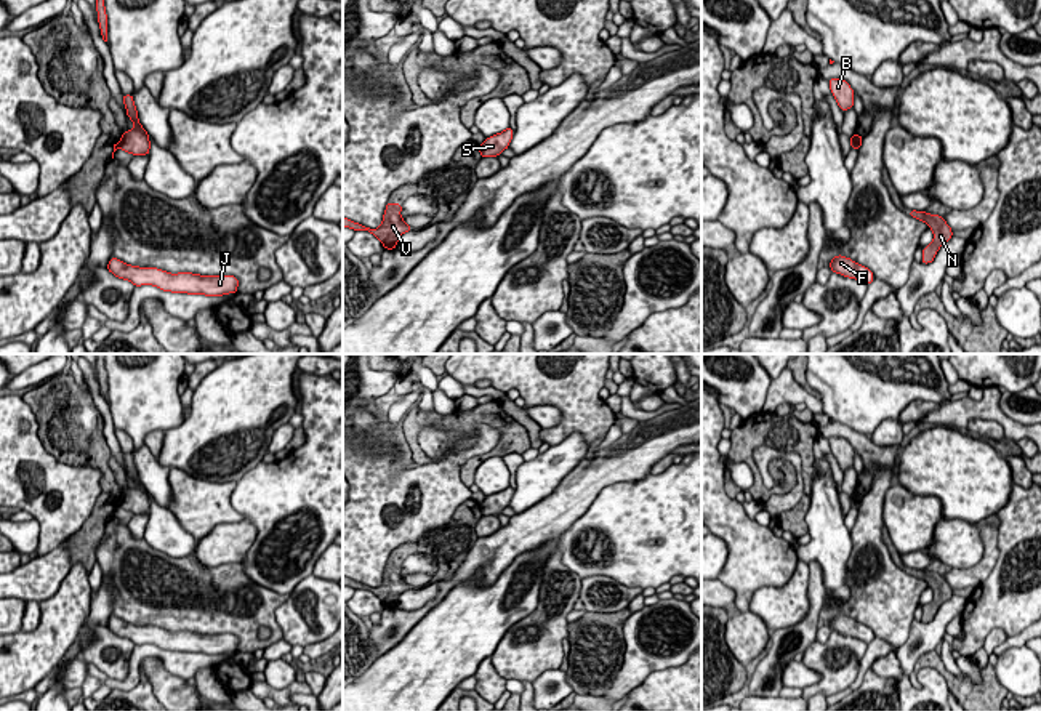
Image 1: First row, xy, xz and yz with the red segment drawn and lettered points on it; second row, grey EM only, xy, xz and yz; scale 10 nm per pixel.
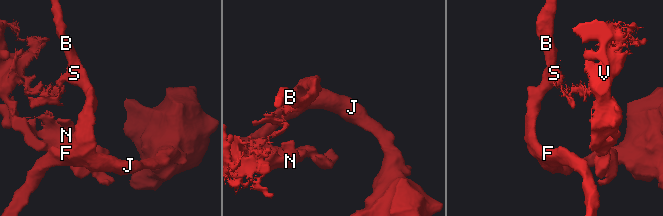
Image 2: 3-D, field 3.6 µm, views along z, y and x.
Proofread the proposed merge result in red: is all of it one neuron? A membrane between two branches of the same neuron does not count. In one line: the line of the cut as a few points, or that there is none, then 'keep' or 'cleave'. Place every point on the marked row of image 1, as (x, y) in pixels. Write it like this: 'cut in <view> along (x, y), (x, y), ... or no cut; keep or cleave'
cut in xz along (479, 146), (482, 156); cleave

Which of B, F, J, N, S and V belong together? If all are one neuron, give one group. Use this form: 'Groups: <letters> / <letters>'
Groups: B F J S / N V

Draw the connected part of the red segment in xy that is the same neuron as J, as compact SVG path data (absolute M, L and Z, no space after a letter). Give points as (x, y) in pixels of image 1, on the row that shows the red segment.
M111 258L106 267L119 279L130 280L135 287L154 285L162 291L223 296L237 293L239 279L234 275L199 275L192 272L170 274L157 267L130 266L117 258Z

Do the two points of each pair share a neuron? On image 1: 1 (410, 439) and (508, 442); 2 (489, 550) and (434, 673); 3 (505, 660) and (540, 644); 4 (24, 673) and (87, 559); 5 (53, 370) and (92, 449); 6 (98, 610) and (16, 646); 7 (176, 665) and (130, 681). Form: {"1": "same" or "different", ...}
{"1": "same", "2": "different", "3": "same", "4": "different", "5": "different", "6": "different", "7": "same"}

